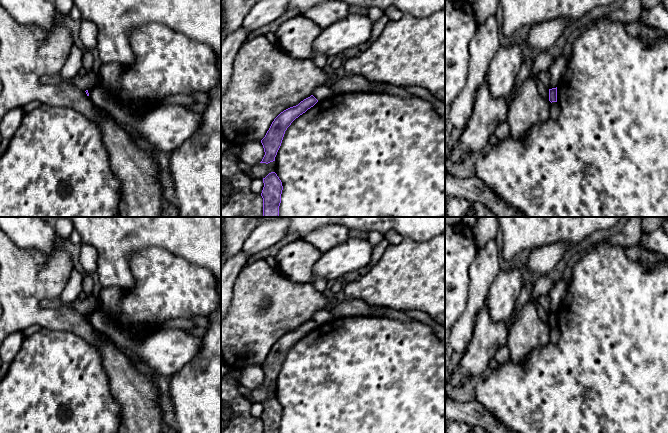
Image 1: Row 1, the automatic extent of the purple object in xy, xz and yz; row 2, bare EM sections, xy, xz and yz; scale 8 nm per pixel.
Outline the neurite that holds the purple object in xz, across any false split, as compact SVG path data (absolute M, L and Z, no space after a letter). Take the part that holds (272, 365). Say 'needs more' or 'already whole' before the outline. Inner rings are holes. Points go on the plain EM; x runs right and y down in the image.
already whole | M311 319L298 329L284 334L274 343L265 361L261 364L265 379L260 387L268 388L275 385L287 352L296 342L313 331L317 326L318 324Z

